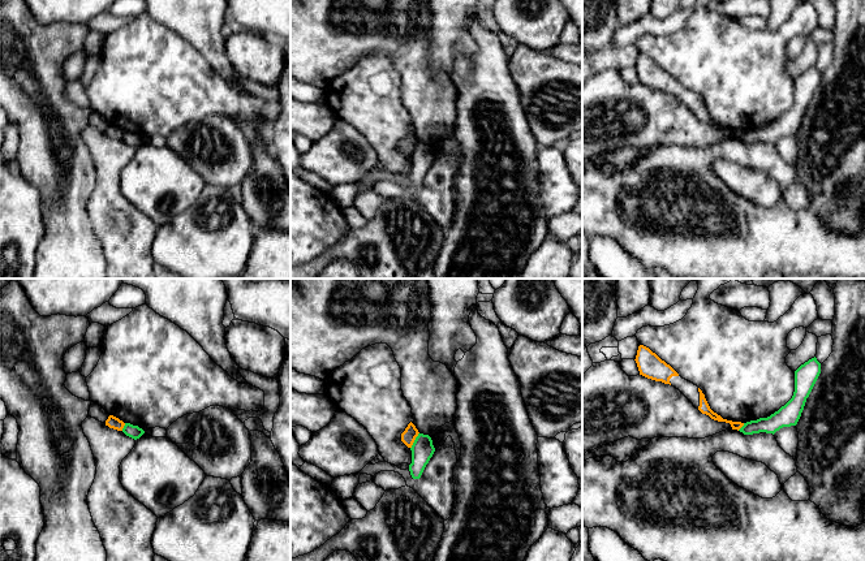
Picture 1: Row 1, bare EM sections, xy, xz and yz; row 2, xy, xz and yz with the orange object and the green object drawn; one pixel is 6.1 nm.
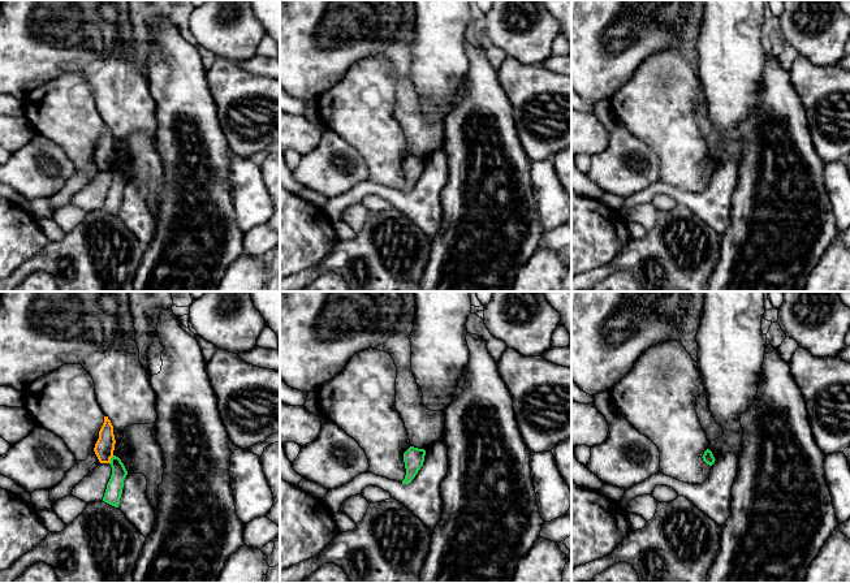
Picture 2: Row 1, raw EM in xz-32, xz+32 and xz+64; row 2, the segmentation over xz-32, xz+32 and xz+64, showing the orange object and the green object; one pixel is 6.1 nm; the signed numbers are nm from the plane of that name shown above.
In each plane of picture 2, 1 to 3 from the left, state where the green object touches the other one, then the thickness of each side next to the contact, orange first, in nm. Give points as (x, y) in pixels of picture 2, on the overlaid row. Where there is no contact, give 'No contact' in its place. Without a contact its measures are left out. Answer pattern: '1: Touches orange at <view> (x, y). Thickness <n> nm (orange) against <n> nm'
1: Touches orange at xz-32 (109, 460). Thickness 120 nm (orange) against 100 nm
2: No contact
3: No contact

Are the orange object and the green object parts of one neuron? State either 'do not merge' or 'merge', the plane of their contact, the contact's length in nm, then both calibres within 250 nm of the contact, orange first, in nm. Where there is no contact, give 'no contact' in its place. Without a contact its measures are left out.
do not merge; meets orange in xz; contact 120 nm long; 90 nm thick on the orange side, 140 nm on the other

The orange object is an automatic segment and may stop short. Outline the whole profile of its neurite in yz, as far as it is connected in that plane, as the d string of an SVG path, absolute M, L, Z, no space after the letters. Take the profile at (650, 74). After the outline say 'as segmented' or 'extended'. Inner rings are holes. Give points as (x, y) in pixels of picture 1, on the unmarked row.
M640 53L634 69L637 72L640 83L642 83L647 87L651 87L655 90L662 90L664 92L670 92L670 94L675 95L702 122L709 124L714 129L730 131L732 138L739 139L744 134L744 131L741 131L741 130L727 129L727 128L723 128L716 121L714 121L710 117L702 99L693 91L683 87L670 73L667 73L664 69L662 69L649 56Z; extended

